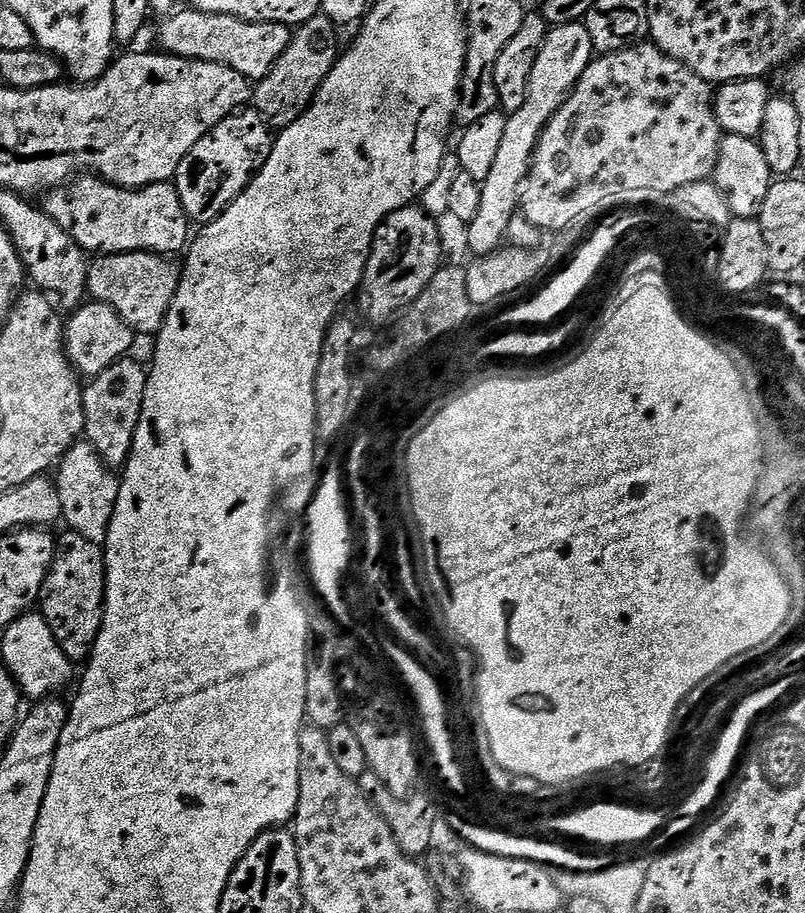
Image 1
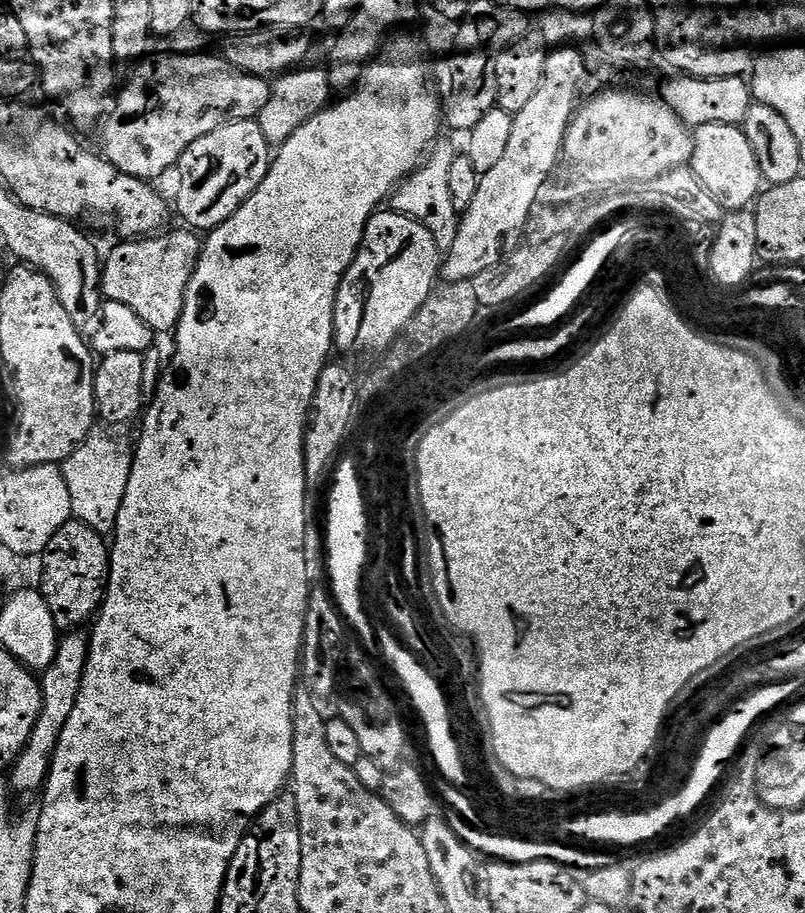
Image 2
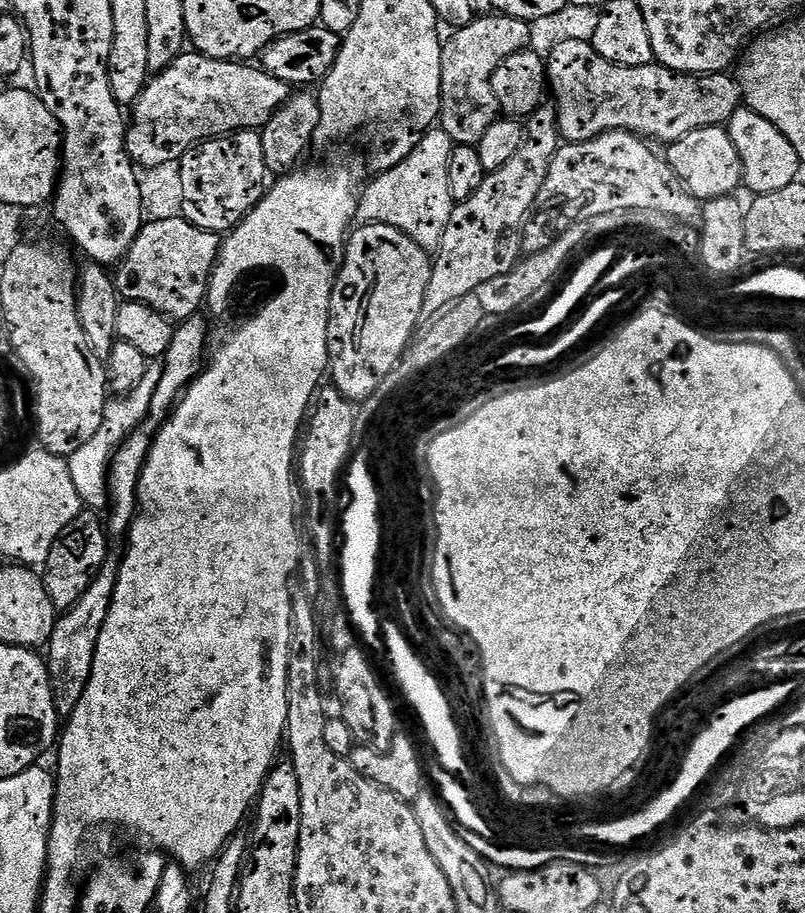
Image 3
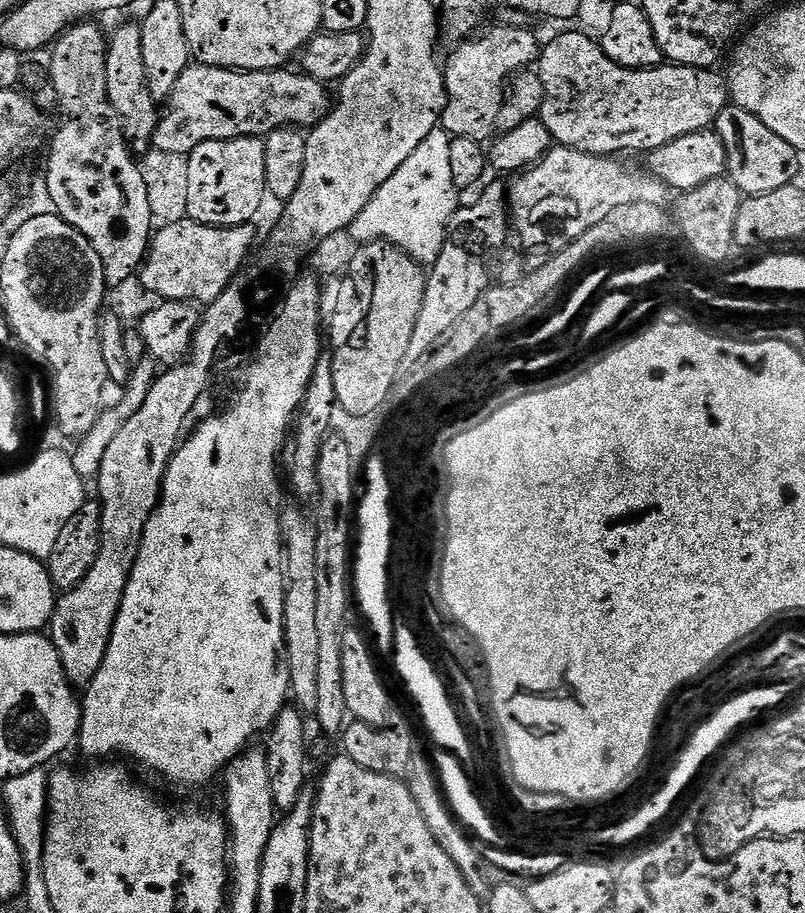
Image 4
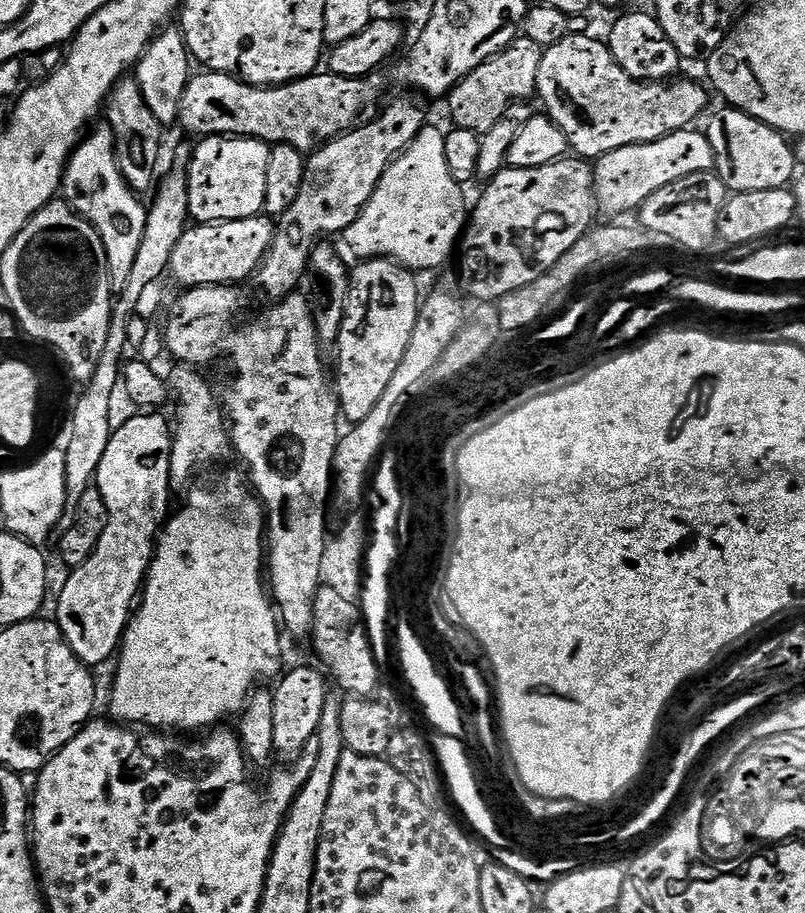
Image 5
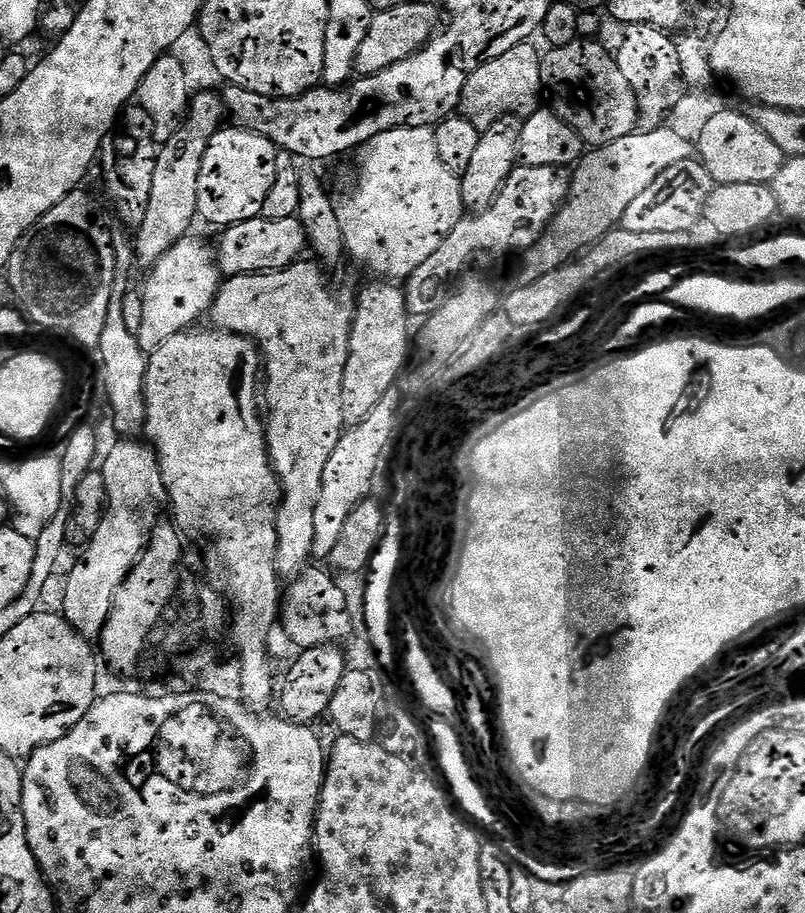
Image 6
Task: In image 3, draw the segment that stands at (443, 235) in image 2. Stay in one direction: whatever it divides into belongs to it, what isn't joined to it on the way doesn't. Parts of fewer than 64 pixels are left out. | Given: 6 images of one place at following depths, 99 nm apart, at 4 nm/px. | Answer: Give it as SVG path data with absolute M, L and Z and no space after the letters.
M439 126L429 128L428 133L414 146L414 150L398 166L379 173L372 185L363 189L360 204L356 208L356 220L370 224L385 224L394 226L394 230L402 230L418 246L422 246L429 252L435 253L442 242L442 234L446 234L446 222L450 222L450 214L454 207L454 201L450 194L450 154L454 145L450 134Z

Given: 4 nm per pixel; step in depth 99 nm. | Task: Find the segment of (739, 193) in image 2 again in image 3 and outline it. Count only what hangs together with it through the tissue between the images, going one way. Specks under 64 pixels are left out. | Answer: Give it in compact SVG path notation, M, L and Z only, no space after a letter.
M727 127L694 130L681 140L671 141L667 148L667 155L678 178L688 188L688 193L697 200L707 202L714 198L730 196L737 191L736 187L741 187L744 178L742 162L738 158L738 150L734 150L734 142L730 142Z

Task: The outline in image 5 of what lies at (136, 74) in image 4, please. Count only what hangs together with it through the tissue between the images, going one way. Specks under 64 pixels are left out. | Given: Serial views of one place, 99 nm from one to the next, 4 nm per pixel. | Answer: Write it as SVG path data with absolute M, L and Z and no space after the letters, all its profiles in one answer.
M125 78L116 84L106 101L106 122L112 127L116 161L120 167L122 178L133 192L144 194L157 179L155 163L158 157L159 140L162 126L154 118L150 106L146 106L146 98L142 98L142 90L135 78Z

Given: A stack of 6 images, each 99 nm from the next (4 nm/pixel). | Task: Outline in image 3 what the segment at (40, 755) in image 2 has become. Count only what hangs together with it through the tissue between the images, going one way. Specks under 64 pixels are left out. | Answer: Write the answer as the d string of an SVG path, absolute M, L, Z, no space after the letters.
M109 558L86 590L86 594L82 594L78 603L57 619L52 636L48 640L46 663L48 674L52 677L54 706L61 717L72 716L74 706L78 706L82 694L86 694L86 682L94 666L94 650L98 646L98 634L102 634L102 622L106 622L106 614L110 614L110 602L114 598L119 573L120 560Z

